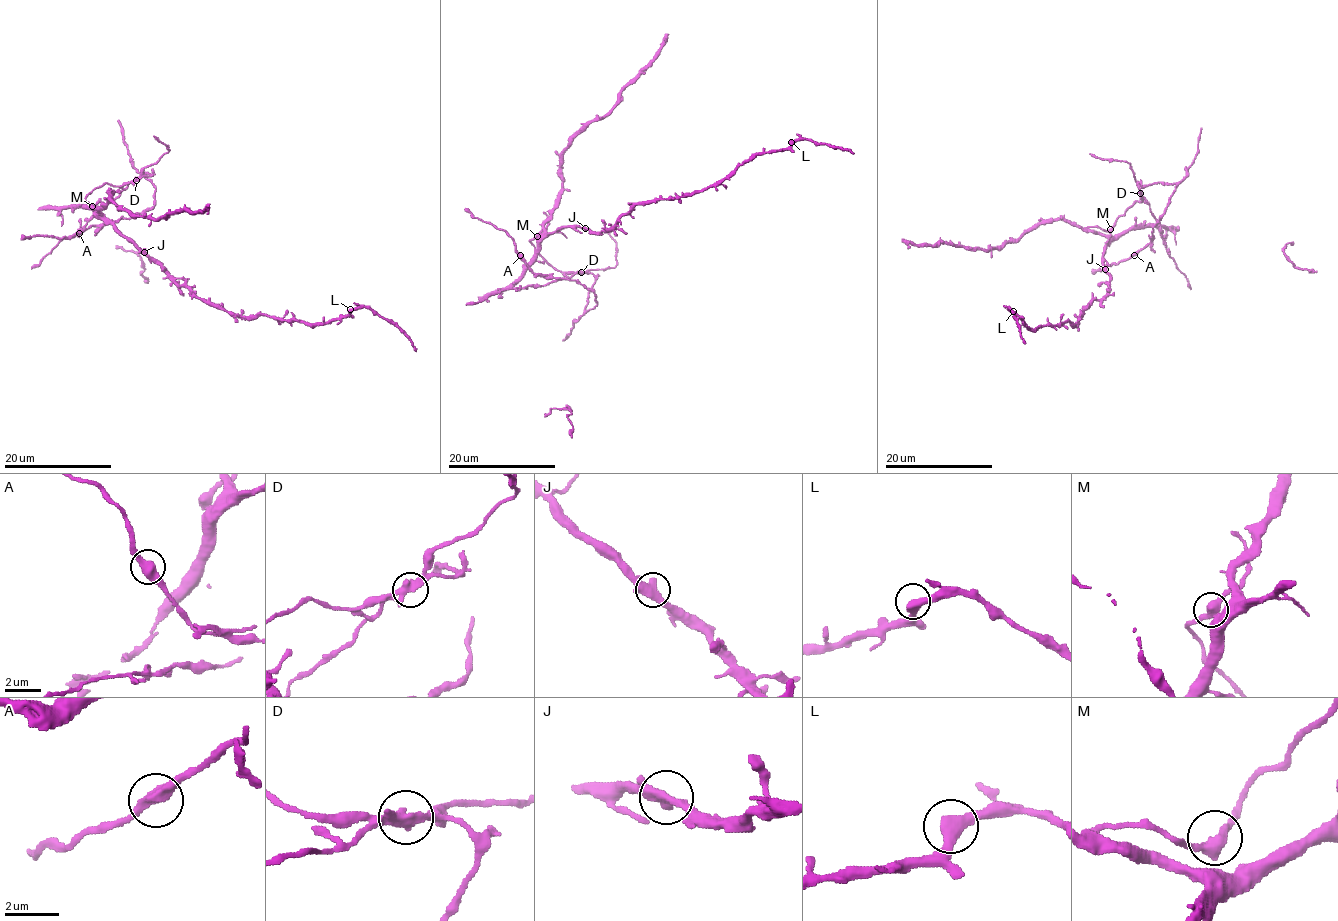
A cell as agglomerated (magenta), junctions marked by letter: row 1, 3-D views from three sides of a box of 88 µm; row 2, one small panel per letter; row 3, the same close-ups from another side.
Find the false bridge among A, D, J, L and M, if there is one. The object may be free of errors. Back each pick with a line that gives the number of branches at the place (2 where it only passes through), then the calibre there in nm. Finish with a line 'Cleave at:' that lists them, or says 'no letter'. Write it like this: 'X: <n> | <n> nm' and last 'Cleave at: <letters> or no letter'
D: 2 | 440 nm
Cleave at: D

